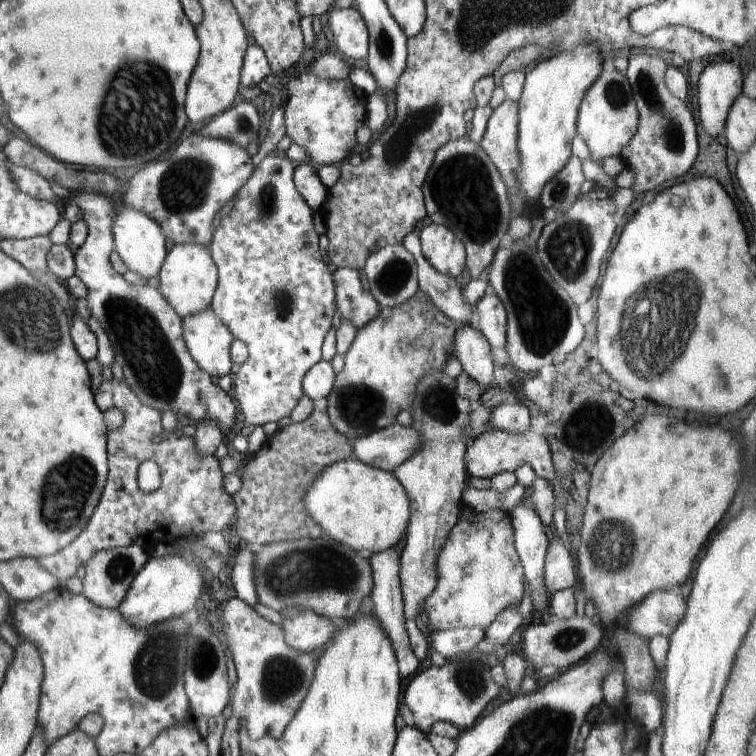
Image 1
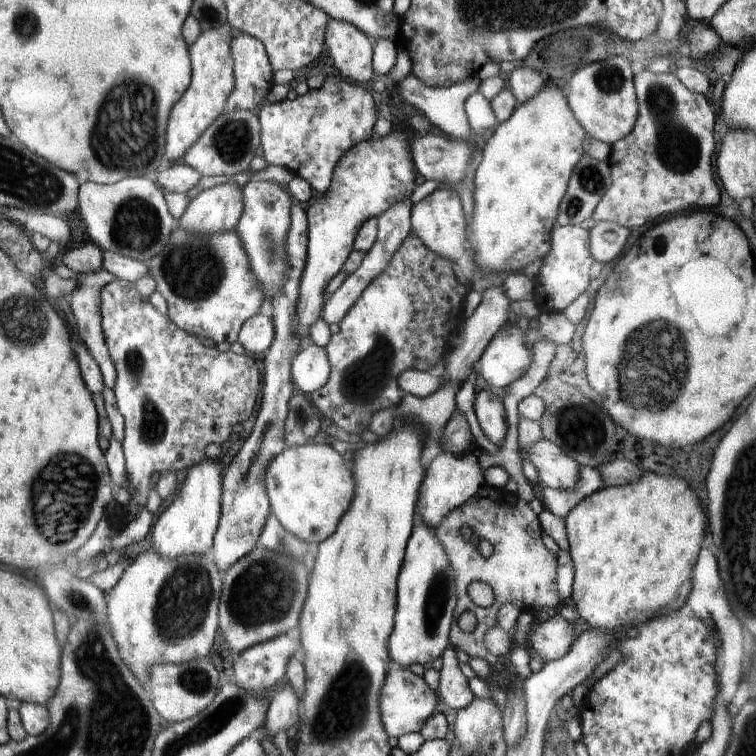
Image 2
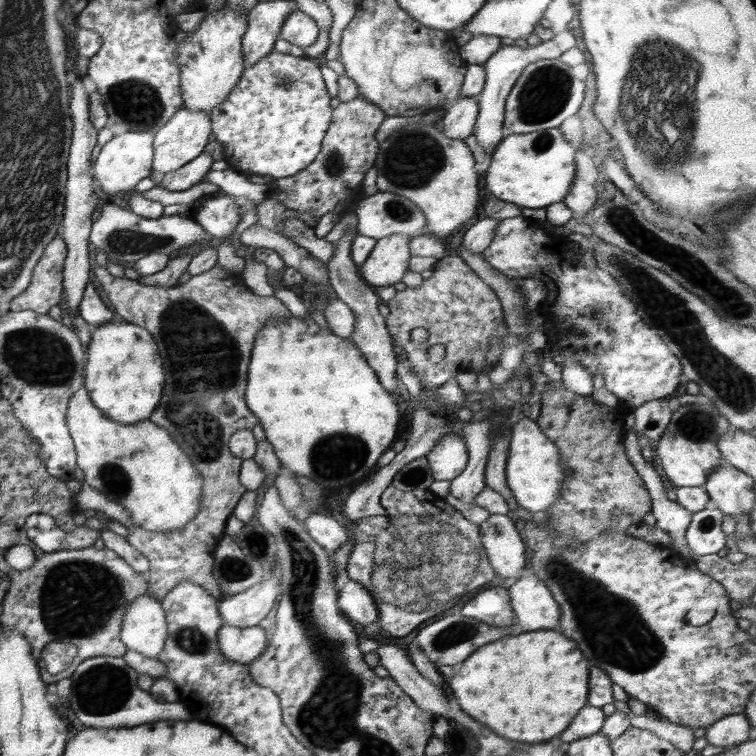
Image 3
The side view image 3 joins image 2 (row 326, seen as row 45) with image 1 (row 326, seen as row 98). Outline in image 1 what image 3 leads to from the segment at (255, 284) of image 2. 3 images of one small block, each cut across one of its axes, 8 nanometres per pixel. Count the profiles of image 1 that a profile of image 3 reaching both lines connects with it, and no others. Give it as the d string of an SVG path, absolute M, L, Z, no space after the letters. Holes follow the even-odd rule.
M211 306L181 321L184 342L194 362L212 378L232 374L229 348L235 338Z

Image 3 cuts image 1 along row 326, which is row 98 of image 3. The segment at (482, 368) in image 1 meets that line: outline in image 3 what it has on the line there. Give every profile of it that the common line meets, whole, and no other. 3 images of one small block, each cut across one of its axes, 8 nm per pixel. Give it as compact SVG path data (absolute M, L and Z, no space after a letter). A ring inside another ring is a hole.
M460 97L445 111L440 130L451 139L465 140L475 132L479 106L472 97Z

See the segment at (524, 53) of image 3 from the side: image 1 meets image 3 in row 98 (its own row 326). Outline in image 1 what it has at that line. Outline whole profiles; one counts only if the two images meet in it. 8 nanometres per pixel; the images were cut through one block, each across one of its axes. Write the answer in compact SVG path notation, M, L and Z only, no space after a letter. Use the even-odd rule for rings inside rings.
M490 285L487 286L484 296L477 302L476 308L480 317L478 328L483 337L489 342L492 348L505 348L507 341L507 314L502 301L496 296L494 289Z

